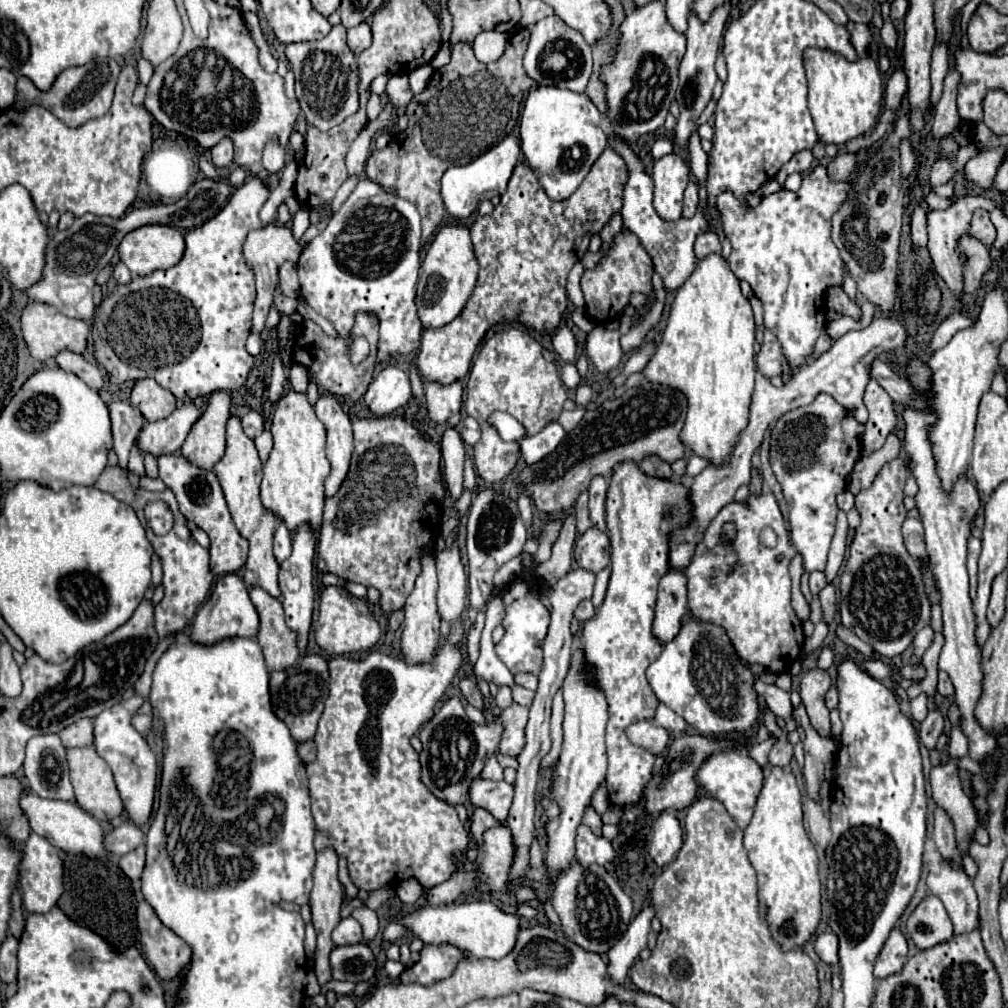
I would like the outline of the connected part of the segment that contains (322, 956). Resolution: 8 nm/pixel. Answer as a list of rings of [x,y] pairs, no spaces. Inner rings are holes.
[[[324,848],[318,852],[318,860],[314,866],[314,888],[310,892],[310,910],[312,910],[312,926],[318,936],[318,948],[316,948],[316,976],[318,984],[326,984],[330,980],[330,962],[328,956],[334,948],[332,944],[332,930],[340,922],[340,906],[344,898],[344,886],[338,880],[338,854],[334,848]]]

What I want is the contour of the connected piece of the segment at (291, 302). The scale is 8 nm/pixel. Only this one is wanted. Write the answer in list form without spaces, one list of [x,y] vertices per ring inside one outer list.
[[[276,286],[276,292],[274,292],[274,306],[278,308],[280,314],[290,316],[290,314],[296,310],[298,300],[296,300],[296,298],[286,298],[286,296],[282,294],[282,290],[280,290],[280,286]]]

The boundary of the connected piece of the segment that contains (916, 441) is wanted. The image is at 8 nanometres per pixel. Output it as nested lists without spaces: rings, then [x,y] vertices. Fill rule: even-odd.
[[[904,410],[906,424],[906,454],[914,462],[914,476],[918,480],[916,504],[922,514],[922,524],[926,530],[926,550],[930,554],[932,574],[936,578],[940,590],[940,606],[942,606],[942,622],[944,622],[944,648],[940,652],[938,668],[944,670],[954,688],[956,688],[956,704],[962,712],[962,730],[968,736],[970,756],[974,760],[982,758],[986,750],[990,750],[990,742],[994,738],[986,738],[986,730],[974,722],[974,702],[978,702],[978,682],[982,682],[982,668],[978,662],[982,660],[982,648],[974,642],[974,610],[972,600],[968,596],[968,572],[966,572],[966,544],[970,538],[970,524],[980,508],[980,498],[976,486],[962,478],[958,486],[954,486],[954,498],[946,502],[946,494],[942,494],[942,486],[938,486],[938,474],[934,474],[934,456],[930,454],[930,442],[926,442],[926,426],[930,426],[934,418],[930,414],[918,414],[918,410]]]

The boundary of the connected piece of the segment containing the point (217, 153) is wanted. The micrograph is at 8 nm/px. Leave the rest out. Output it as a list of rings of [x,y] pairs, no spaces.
[[[224,138],[218,146],[214,146],[210,150],[210,154],[212,154],[212,162],[216,168],[228,168],[232,164],[232,158],[234,158],[232,142],[228,138]]]

